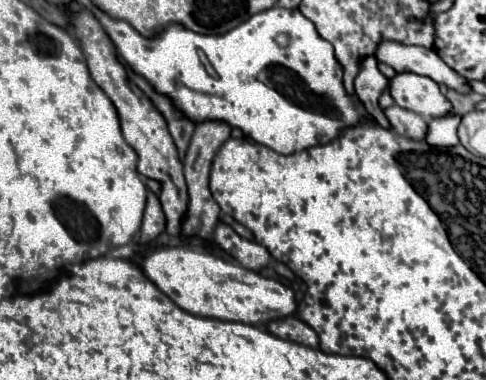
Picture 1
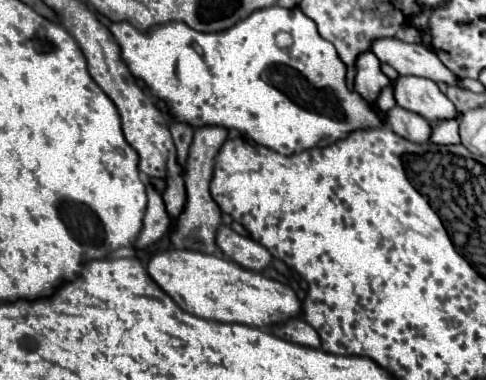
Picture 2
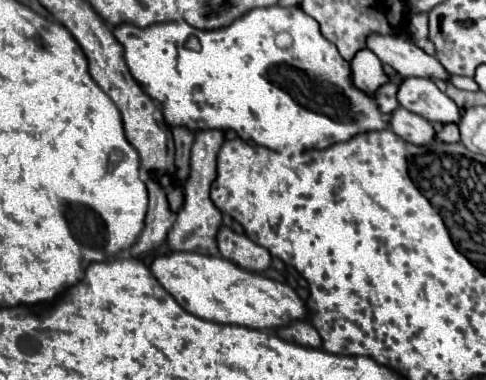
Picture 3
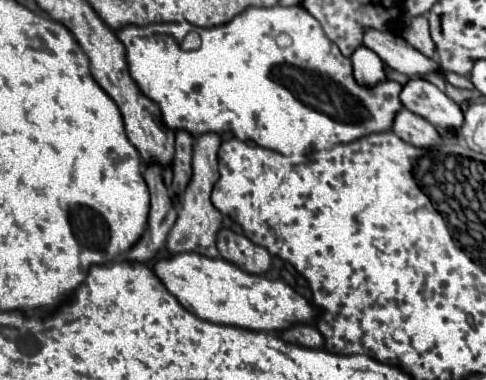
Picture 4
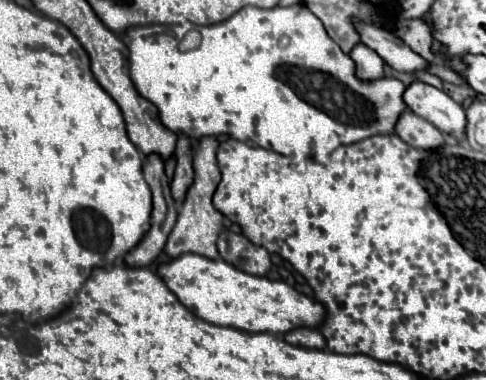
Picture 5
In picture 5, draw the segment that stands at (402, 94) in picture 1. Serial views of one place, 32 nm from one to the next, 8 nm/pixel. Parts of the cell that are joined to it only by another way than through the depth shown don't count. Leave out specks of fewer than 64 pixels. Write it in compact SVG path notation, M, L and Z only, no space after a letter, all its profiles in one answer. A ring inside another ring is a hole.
M414 80L406 88L402 100L414 114L432 122L440 132L454 138L464 138L466 114L462 106L456 104L446 92Z

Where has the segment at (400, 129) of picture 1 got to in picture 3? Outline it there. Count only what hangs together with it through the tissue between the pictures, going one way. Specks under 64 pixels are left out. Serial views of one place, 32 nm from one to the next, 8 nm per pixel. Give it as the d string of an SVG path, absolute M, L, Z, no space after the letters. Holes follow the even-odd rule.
M396 108L392 112L392 118L390 118L390 128L406 142L412 142L412 144L430 144L434 142L434 126L424 120L422 116L406 110L406 108Z

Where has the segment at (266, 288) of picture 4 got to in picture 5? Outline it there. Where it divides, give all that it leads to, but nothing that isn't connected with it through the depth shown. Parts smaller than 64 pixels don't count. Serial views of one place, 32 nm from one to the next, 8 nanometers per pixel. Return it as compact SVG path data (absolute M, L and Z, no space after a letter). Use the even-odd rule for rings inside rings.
M184 254L170 262L158 264L158 274L164 284L168 284L170 292L174 292L190 312L216 326L232 326L246 332L284 334L298 326L318 328L326 316L322 304L296 292L286 282L246 274L224 260Z

